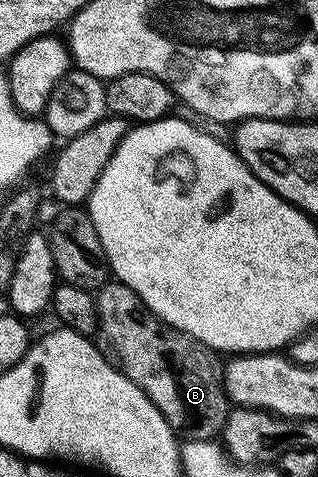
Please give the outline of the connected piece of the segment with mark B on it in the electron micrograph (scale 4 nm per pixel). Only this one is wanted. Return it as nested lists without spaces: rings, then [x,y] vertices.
[[[118,279],[108,280],[98,290],[95,310],[99,312],[99,350],[156,405],[171,428],[192,441],[218,438],[227,423],[229,398],[223,385],[224,366],[215,350],[159,320],[146,303]]]

